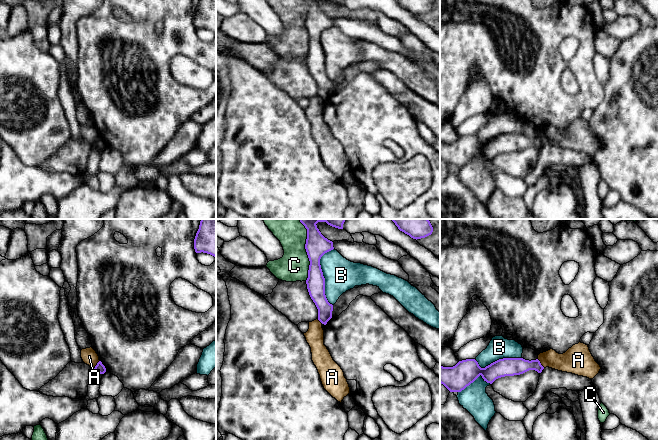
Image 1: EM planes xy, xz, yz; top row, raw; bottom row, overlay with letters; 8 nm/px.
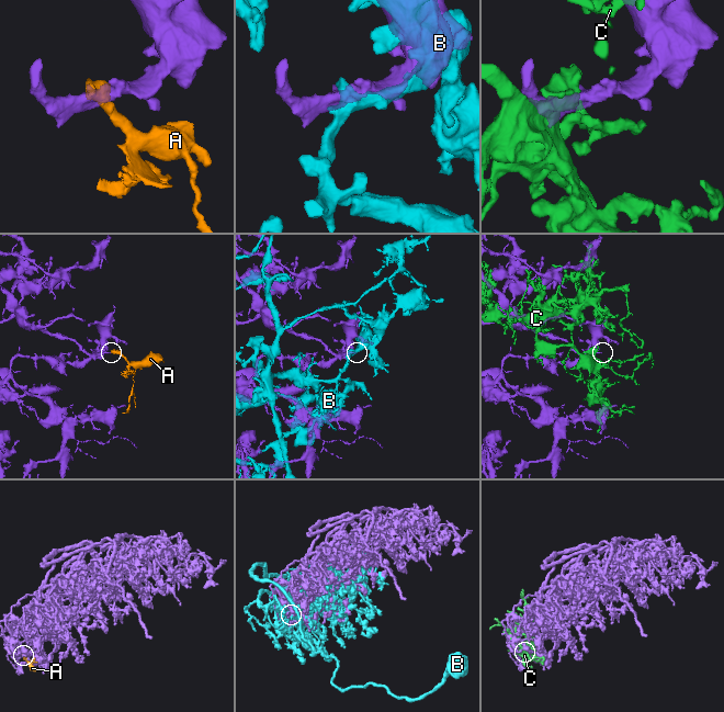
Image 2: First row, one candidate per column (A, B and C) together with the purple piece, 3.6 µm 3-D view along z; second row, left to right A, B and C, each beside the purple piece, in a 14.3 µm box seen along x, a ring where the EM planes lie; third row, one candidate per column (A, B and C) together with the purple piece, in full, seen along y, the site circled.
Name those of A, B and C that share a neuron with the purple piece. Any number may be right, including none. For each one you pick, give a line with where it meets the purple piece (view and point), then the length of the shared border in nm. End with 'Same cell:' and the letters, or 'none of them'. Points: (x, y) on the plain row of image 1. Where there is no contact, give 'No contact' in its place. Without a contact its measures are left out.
Same cell: none of them

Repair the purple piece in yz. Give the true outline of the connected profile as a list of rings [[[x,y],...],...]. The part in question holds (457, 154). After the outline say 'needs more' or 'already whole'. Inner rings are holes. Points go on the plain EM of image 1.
[[[503,134],[485,144],[481,144],[475,135],[466,135],[453,143],[440,142],[440,159],[450,168],[461,168],[480,151],[484,157],[492,160],[501,153],[520,151],[529,146],[541,149],[543,145],[538,135],[529,137],[523,134]]]; already whole

